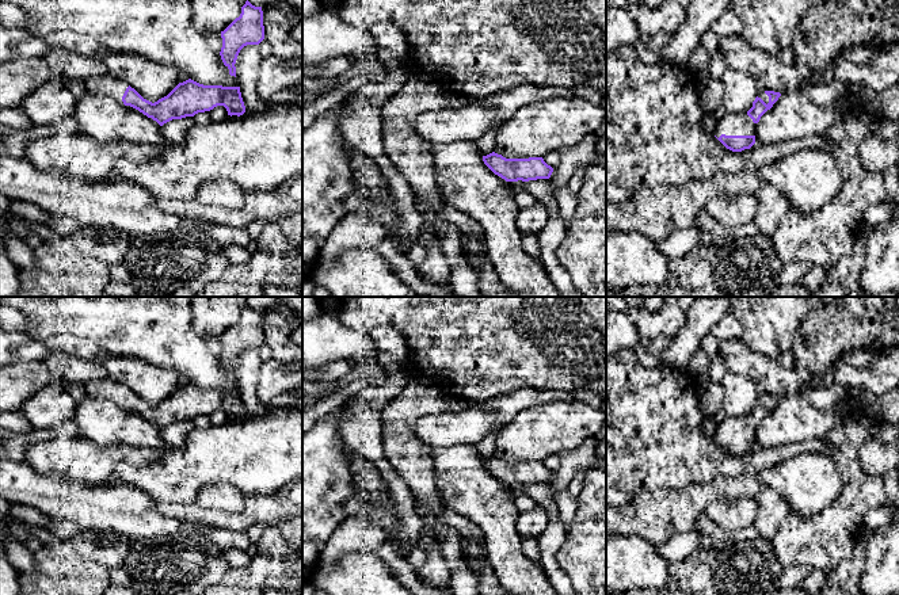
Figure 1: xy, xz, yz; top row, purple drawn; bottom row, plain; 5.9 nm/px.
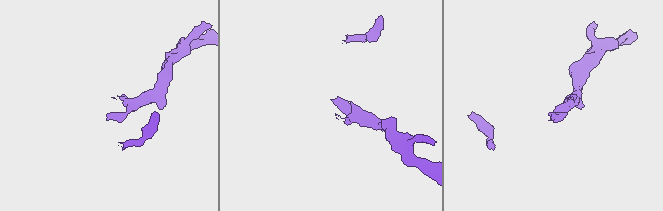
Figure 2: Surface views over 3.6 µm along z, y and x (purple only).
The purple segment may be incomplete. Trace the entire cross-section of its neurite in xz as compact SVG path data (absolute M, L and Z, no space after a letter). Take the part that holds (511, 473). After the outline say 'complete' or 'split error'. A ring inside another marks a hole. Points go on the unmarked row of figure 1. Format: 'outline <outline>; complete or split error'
outline M495 455L483 459L484 468L506 485L549 483L553 472L542 461L506 462Z; complete

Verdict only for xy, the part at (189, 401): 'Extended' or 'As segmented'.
Extended

